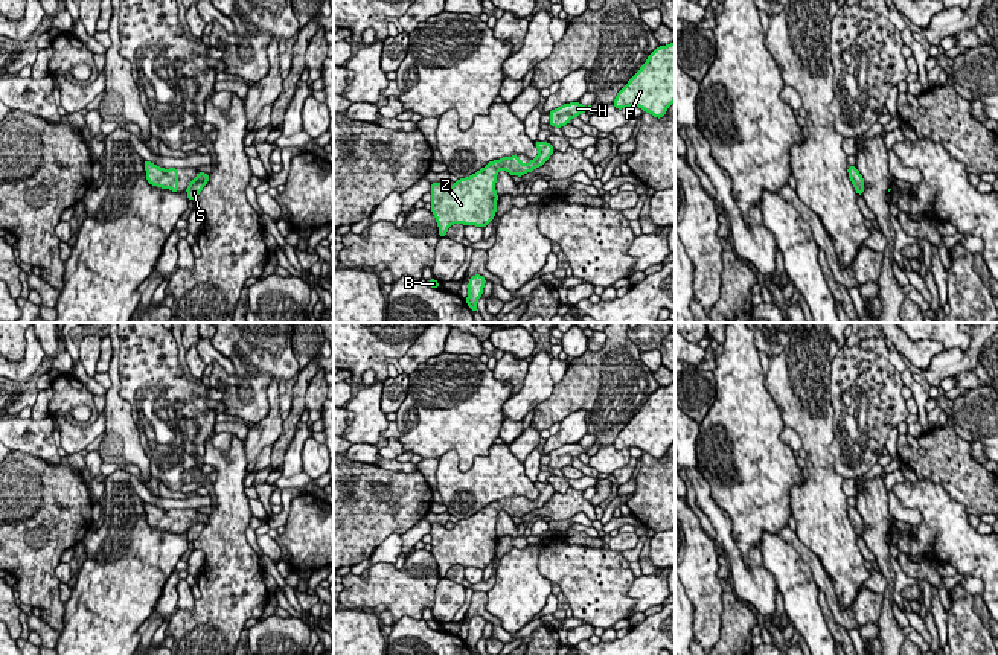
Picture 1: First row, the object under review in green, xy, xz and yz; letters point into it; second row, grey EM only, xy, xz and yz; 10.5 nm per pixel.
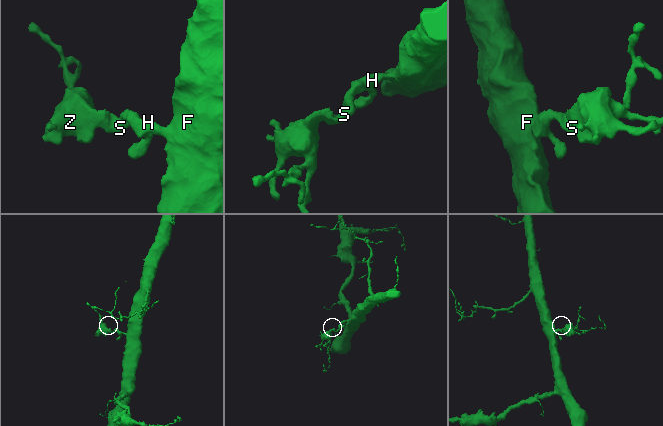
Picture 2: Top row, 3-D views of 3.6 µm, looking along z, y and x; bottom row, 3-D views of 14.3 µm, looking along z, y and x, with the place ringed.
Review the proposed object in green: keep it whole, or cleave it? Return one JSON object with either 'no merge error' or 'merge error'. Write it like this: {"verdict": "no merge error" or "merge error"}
{"verdict": "no merge error"}

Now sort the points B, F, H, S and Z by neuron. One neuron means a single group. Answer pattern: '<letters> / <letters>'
B F H S Z

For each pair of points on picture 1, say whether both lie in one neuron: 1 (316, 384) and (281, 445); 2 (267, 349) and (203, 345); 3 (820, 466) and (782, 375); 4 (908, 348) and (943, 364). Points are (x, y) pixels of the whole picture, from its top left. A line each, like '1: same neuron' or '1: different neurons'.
1: different neurons
2: different neurons
3: same neuron
4: different neurons

